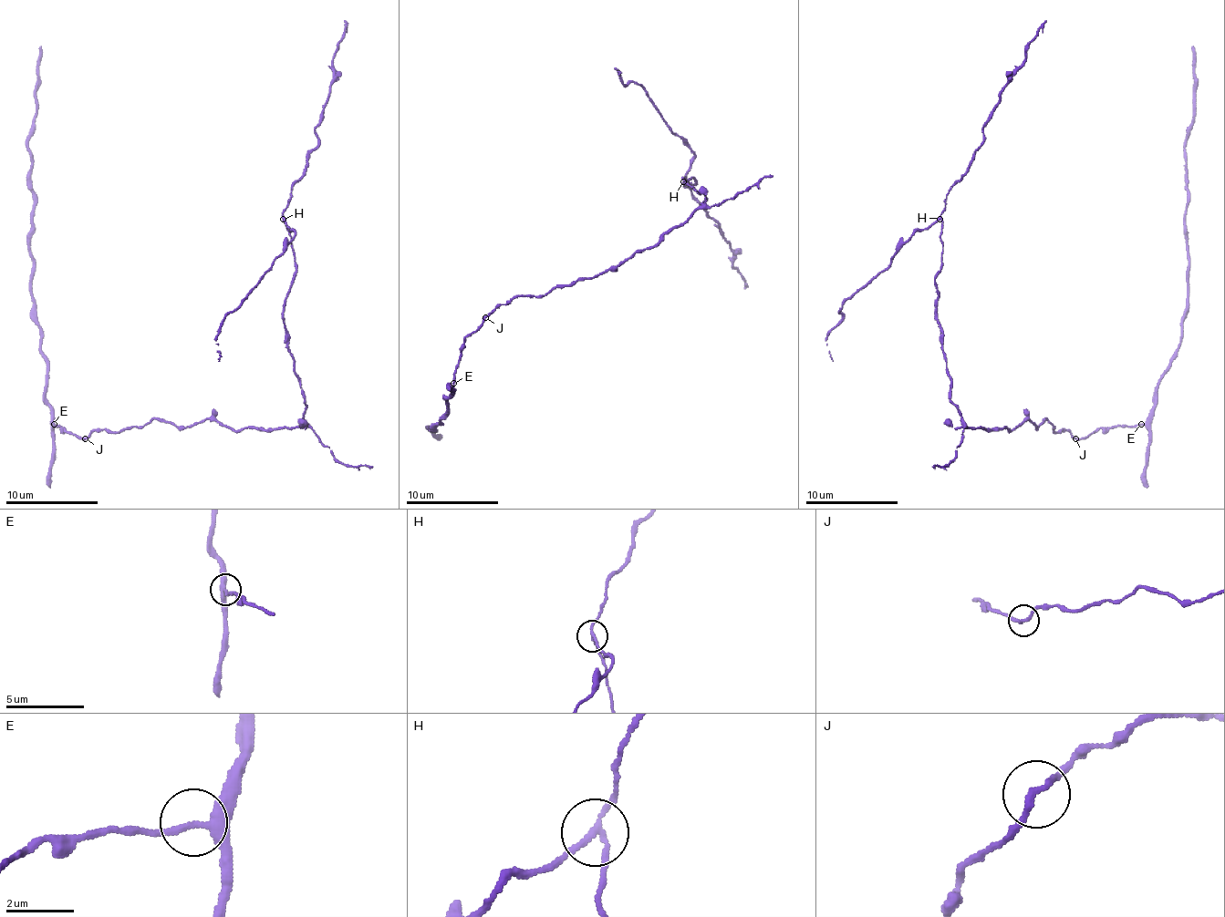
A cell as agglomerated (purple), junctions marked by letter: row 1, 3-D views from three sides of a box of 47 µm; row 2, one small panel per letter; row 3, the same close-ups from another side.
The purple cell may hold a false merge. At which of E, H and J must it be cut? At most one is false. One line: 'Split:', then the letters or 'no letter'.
Split: H

